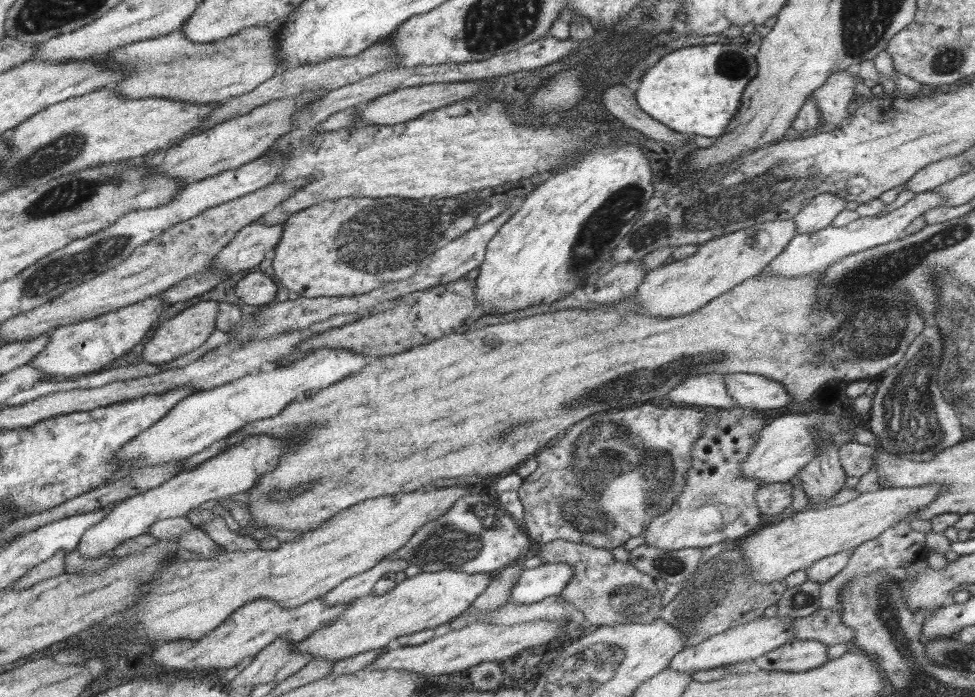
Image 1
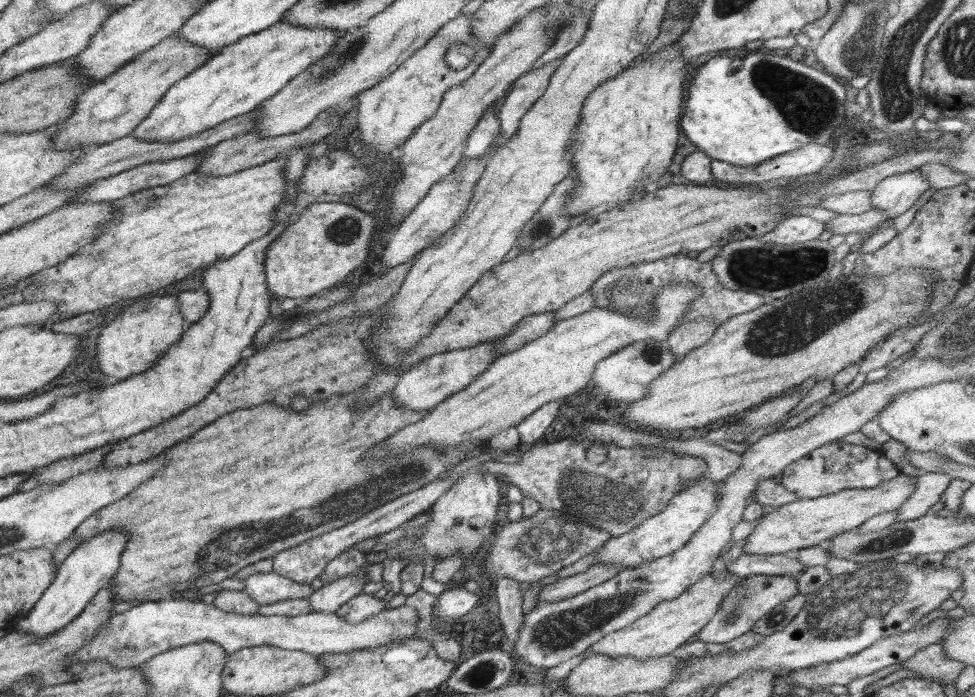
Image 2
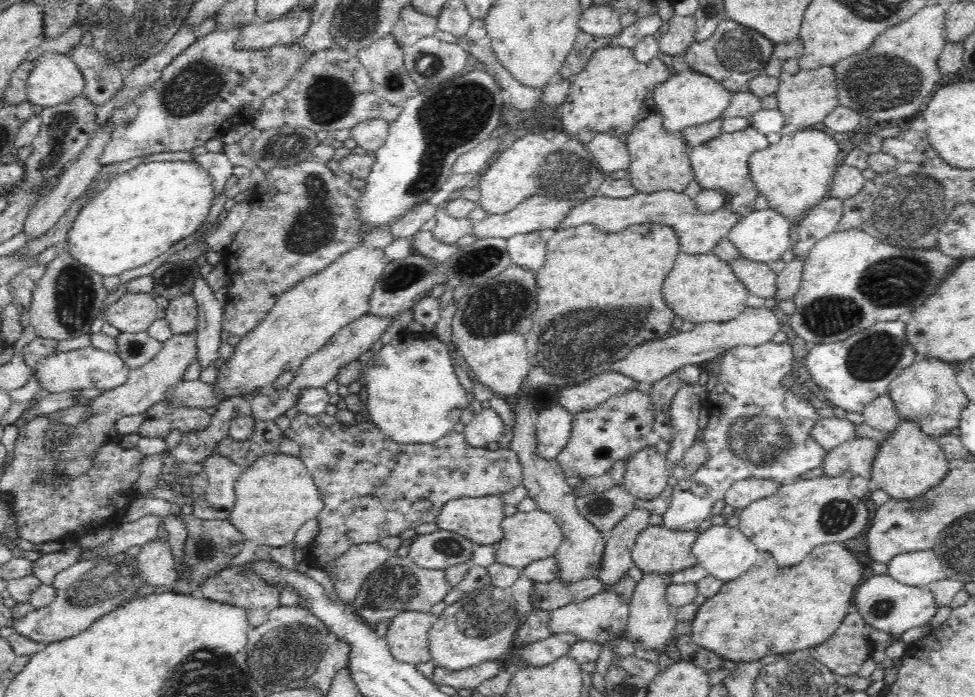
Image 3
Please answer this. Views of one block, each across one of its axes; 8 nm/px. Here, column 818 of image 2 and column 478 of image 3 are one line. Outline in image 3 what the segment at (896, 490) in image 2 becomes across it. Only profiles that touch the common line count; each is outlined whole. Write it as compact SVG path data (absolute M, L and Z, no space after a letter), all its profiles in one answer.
M497 494L449 500L437 516L437 526L457 532L476 546L494 544L503 537L504 506Z

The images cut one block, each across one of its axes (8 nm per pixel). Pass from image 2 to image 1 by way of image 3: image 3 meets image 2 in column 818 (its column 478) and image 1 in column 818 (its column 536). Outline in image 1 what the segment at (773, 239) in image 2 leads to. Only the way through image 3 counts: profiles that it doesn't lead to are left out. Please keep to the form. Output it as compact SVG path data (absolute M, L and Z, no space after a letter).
M830 193L816 196L794 218L796 235L812 234L833 224L834 218L845 210L844 200Z

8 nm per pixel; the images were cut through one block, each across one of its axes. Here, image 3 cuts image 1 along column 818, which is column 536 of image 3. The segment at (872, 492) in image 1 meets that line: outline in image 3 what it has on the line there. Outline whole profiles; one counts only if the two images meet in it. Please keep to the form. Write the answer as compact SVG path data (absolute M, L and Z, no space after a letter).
M543 510L530 512L517 511L512 516L505 517L501 522L503 528L502 540L497 542L496 562L513 567L524 568L534 560L552 557L562 544L562 529L554 517Z

